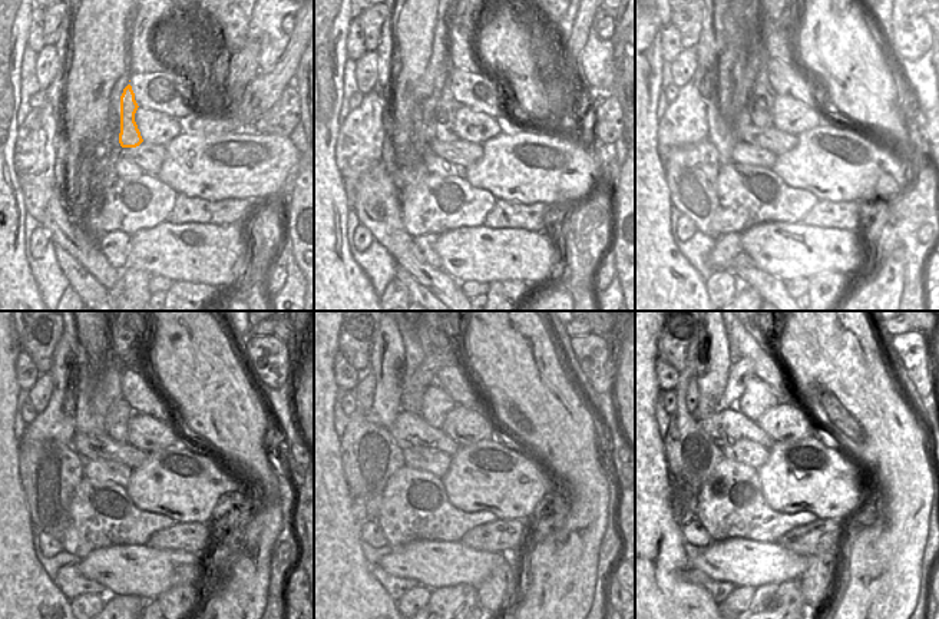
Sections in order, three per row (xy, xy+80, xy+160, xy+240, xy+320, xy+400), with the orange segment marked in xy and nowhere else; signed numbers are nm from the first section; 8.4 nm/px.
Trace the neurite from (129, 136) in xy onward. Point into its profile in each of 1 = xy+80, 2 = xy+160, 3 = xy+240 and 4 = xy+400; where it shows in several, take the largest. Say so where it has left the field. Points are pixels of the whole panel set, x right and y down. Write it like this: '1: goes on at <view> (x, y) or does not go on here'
1: goes on at xy+80 (445, 112)
2: goes on at xy+160 (760, 103)
3: goes on at xy+240 (108, 389)
4: goes on at xy+400 (759, 397)

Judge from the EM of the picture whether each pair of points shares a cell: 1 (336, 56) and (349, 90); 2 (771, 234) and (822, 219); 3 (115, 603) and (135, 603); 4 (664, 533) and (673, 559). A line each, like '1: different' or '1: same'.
1: different
2: different
3: same
4: same

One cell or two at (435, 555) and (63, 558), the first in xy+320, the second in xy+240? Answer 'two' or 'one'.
two

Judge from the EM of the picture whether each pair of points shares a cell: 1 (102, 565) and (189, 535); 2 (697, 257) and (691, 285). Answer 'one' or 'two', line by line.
1: two
2: two

